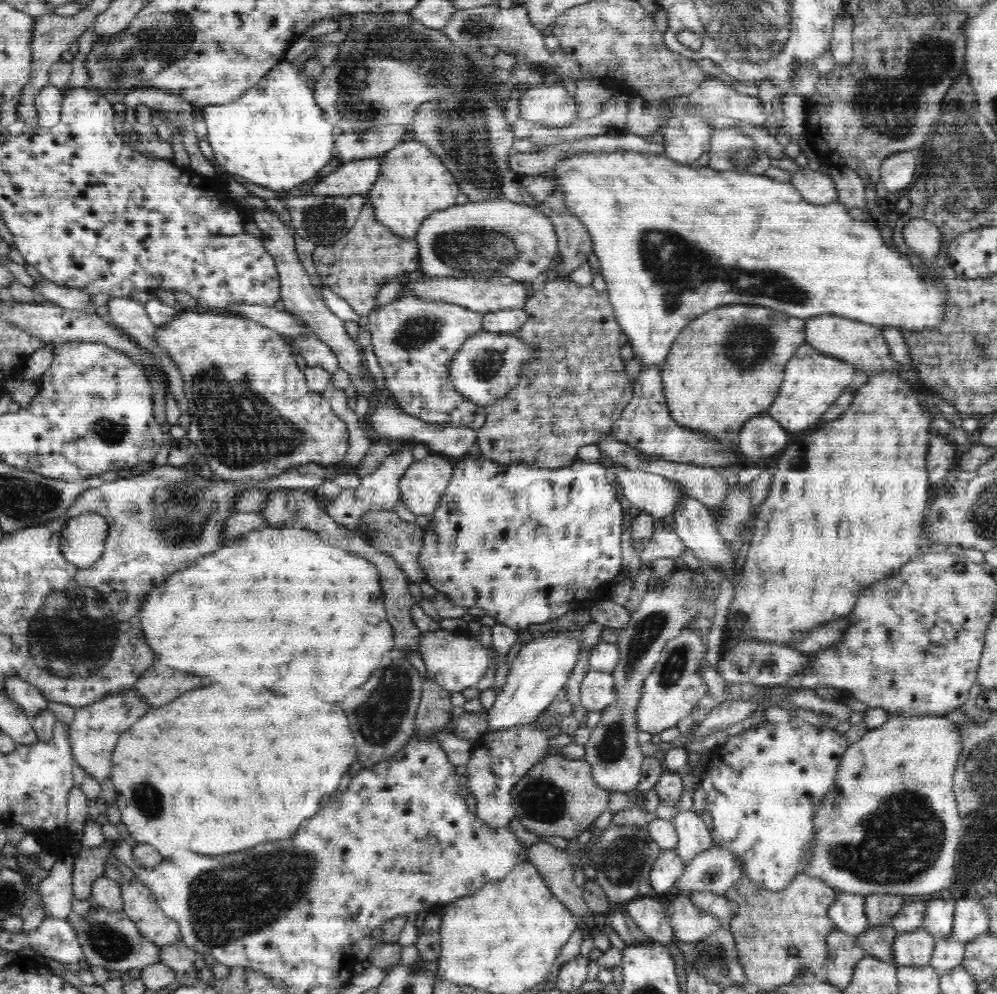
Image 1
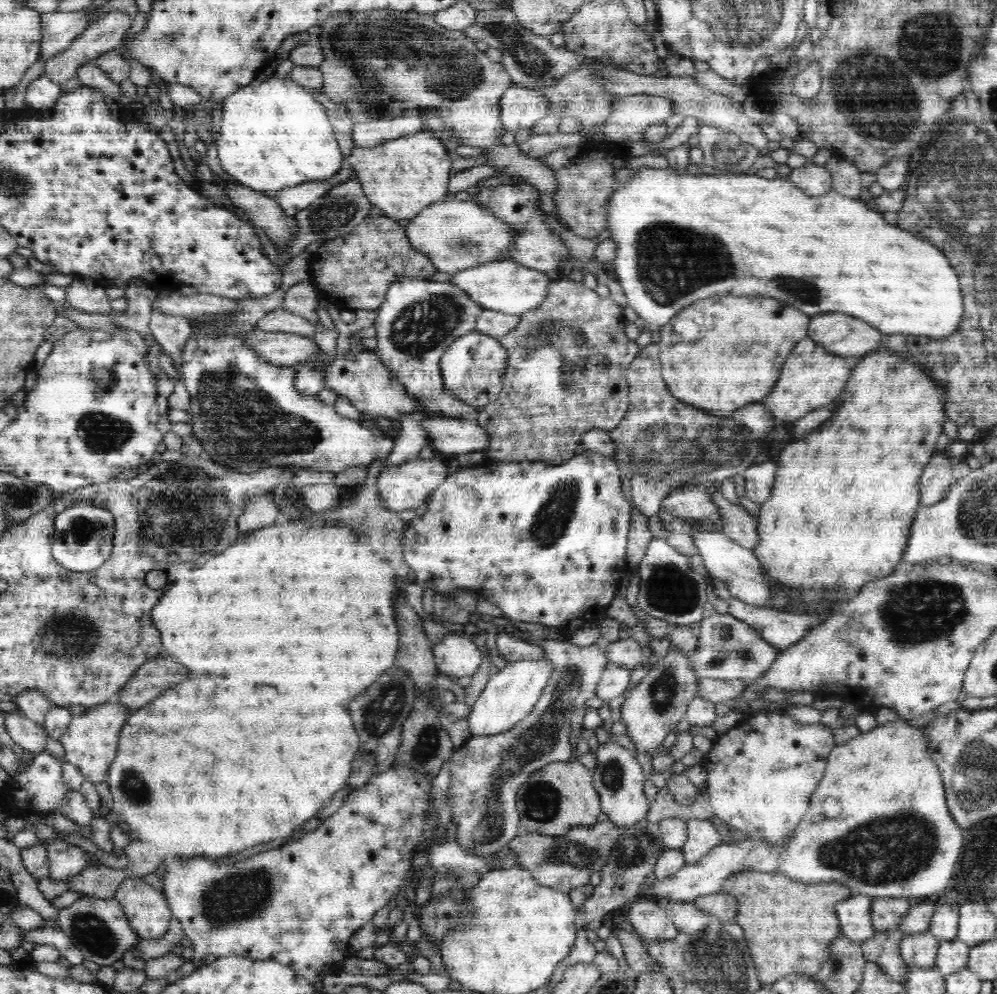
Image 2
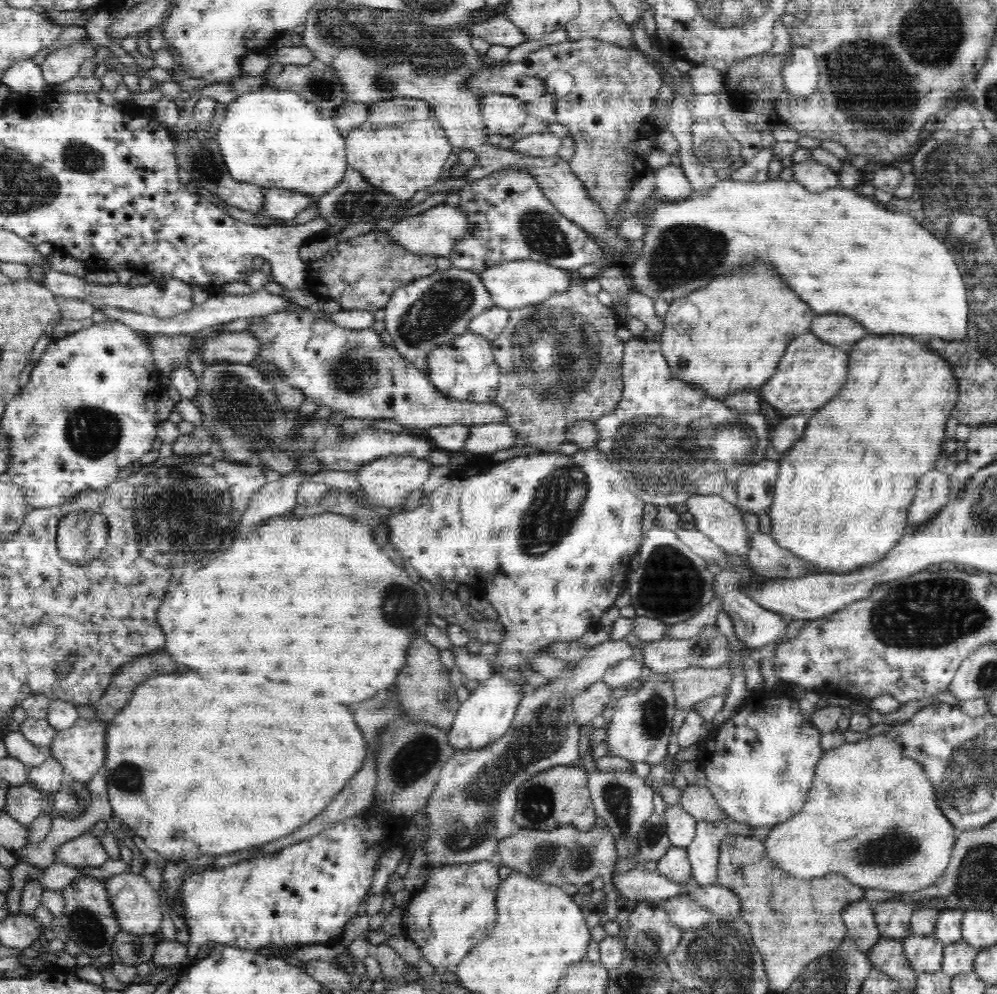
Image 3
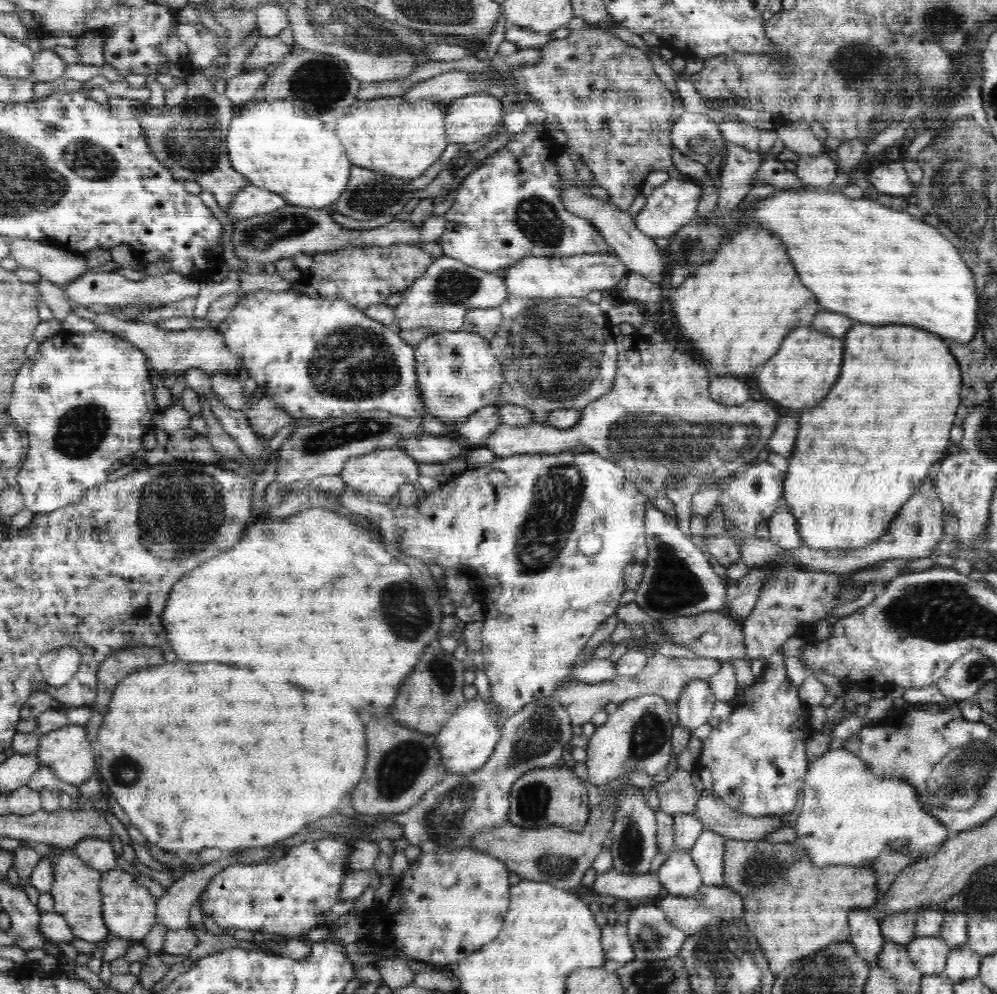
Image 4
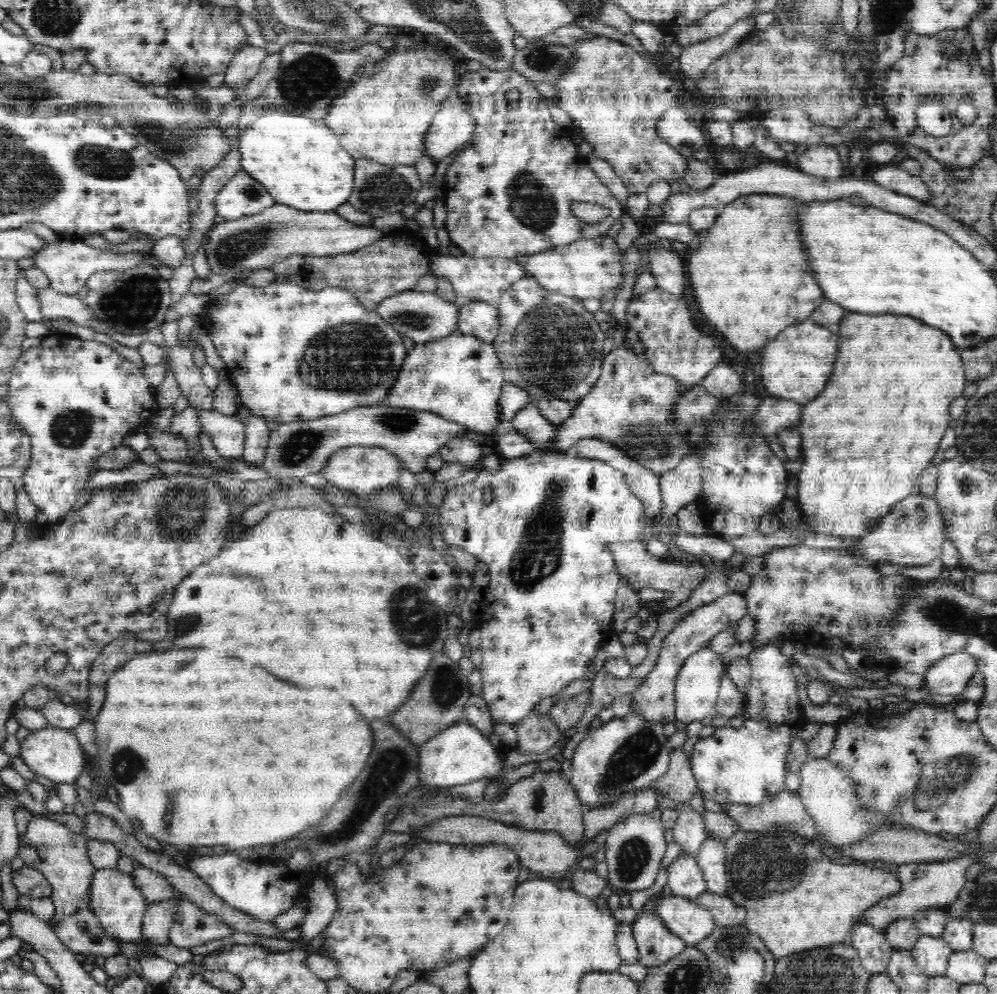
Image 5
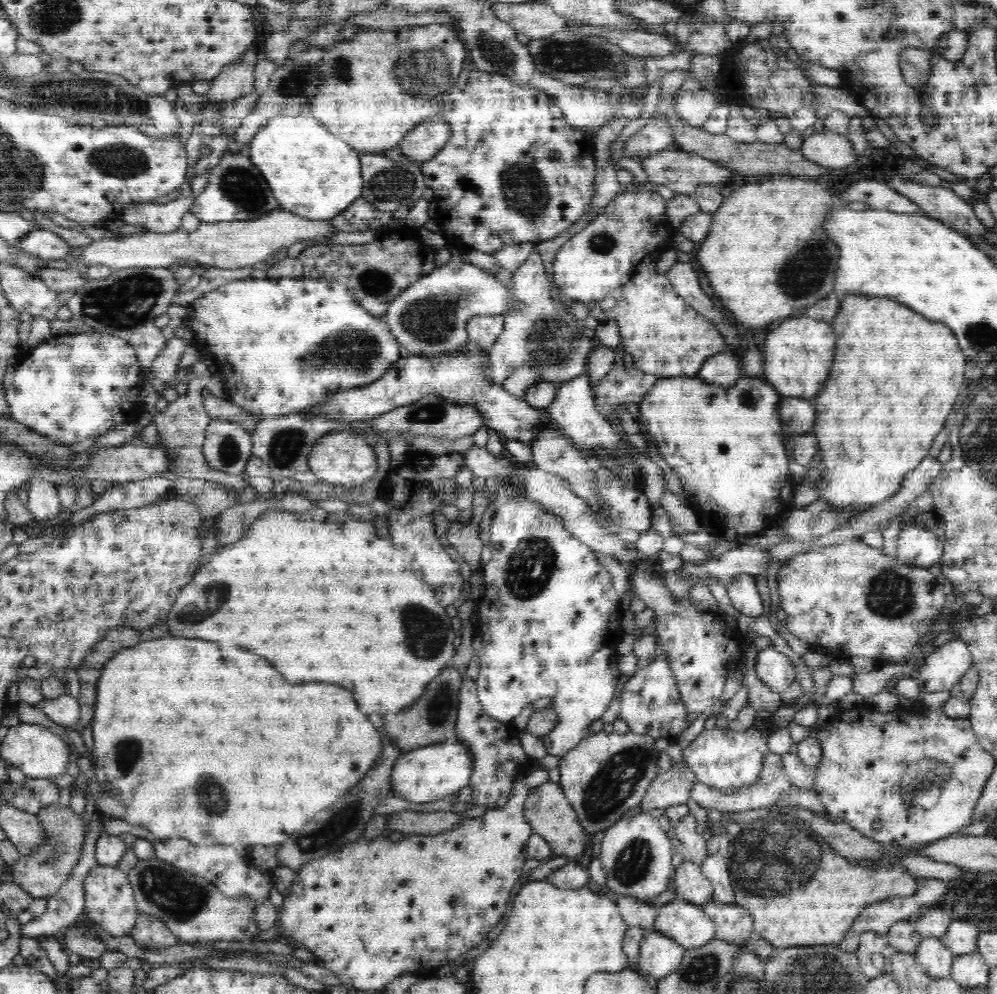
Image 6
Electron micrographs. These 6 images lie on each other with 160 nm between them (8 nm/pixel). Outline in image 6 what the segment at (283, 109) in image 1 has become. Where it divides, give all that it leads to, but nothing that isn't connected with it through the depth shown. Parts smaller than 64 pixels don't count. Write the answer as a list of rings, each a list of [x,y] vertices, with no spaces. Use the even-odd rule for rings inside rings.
[[[286,115],[270,119],[251,140],[247,154],[252,164],[266,179],[279,206],[300,217],[330,221],[362,194],[363,178],[359,160],[364,152],[348,148],[341,138],[332,134],[332,131],[326,130],[313,116],[306,118],[301,115]]]

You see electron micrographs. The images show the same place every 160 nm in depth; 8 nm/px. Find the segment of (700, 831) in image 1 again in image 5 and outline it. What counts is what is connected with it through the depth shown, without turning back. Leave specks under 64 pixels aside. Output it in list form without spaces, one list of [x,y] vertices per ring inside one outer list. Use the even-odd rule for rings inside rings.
[[[708,837],[694,855],[706,881],[708,892],[727,894],[727,870],[725,842],[720,838]]]

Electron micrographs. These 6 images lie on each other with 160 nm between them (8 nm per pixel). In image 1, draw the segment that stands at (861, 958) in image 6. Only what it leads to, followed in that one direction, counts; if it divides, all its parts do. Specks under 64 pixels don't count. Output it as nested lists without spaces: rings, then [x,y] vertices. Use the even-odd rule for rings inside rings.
[[[839,891],[836,900],[828,907],[827,915],[837,930],[854,938],[870,928],[865,915],[865,896]]]

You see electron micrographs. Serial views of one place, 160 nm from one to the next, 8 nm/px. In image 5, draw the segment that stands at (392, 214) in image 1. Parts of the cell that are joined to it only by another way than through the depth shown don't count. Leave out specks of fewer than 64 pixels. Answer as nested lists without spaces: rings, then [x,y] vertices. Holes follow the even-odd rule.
[[[423,37],[420,44],[414,48],[393,48],[388,50],[386,60],[376,60],[364,64],[360,71],[352,78],[352,84],[346,92],[332,100],[331,108],[324,119],[326,126],[338,135],[340,144],[348,154],[355,159],[367,158],[386,166],[412,166],[424,156],[424,138],[432,120],[437,116],[440,105],[450,96],[458,82],[459,74],[456,72],[458,57],[450,56],[440,46],[438,40],[432,37]]]

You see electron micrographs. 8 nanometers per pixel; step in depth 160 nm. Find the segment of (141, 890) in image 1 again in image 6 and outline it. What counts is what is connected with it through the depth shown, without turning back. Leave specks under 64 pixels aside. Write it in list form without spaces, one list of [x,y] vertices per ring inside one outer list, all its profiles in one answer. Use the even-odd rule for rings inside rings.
[[[97,865],[84,878],[85,910],[90,919],[109,934],[122,937],[130,935],[139,915],[133,888],[127,874],[117,866]]]

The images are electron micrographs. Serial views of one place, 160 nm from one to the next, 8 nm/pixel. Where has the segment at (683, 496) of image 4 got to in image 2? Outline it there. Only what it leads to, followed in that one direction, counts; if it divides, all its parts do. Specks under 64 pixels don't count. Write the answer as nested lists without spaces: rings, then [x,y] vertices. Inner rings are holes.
[[[650,343],[639,349],[636,358],[630,362],[626,374],[629,386],[629,405],[624,418],[618,426],[609,431],[612,441],[616,443],[615,462],[621,474],[630,480],[634,506],[646,517],[658,515],[664,498],[668,494],[686,488],[686,486],[702,486],[705,489],[712,485],[720,488],[725,479],[742,474],[754,464],[754,459],[760,455],[759,441],[743,425],[737,423],[732,416],[722,418],[707,414],[685,402],[680,402],[668,390],[661,375],[660,347]],[[428,417],[420,418],[419,423],[431,440],[430,447],[439,457],[483,452],[488,448],[488,433],[477,421]]]

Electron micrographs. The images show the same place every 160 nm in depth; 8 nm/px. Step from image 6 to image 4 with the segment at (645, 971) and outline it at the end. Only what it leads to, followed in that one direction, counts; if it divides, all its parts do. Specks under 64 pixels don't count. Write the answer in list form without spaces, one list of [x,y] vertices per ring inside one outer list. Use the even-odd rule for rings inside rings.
[[[658,903],[632,910],[627,919],[627,934],[637,960],[663,960],[676,957],[688,936],[672,925]]]

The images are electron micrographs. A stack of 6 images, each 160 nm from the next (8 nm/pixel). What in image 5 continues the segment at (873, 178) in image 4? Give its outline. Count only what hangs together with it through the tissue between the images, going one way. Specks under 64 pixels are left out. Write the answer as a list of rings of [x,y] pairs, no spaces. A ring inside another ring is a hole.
[[[882,166],[872,174],[872,180],[888,190],[919,201],[931,197],[930,189],[924,181],[919,176],[912,176],[900,166]]]

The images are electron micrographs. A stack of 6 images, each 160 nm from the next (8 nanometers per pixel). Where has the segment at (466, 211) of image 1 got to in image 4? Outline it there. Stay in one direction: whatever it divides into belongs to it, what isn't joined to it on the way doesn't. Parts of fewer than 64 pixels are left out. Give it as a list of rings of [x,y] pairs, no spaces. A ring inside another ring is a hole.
[[[288,205],[286,208],[268,212],[268,214],[260,214],[258,216],[250,217],[247,219],[240,219],[234,222],[232,244],[234,246],[236,255],[244,260],[247,264],[256,267],[257,264],[263,265],[282,260],[282,258],[294,258],[299,254],[324,254],[324,252],[334,252],[334,250],[344,250],[347,246],[390,246],[392,244],[412,244],[419,246],[421,244],[430,244],[430,242],[440,241],[443,233],[445,232],[446,219],[444,216],[430,215],[430,217],[422,224],[422,226],[414,225],[410,220],[392,221],[386,226],[380,228],[372,228],[370,230],[348,230],[342,228],[332,217],[328,211],[322,209],[313,209],[305,206]]]

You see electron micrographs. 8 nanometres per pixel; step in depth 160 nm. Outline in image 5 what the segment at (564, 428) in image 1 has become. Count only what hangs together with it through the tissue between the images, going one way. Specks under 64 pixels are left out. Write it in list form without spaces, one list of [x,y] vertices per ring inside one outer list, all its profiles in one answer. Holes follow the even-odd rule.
[[[529,275],[520,278],[508,290],[504,290],[504,294],[495,305],[499,312],[501,327],[500,333],[491,343],[494,344],[497,357],[500,359],[505,382],[525,390],[532,401],[547,396],[560,398],[572,404],[580,403],[598,382],[605,359],[602,357],[602,352],[604,352],[604,340],[607,336],[594,319],[594,313],[588,311],[580,299],[552,293]]]

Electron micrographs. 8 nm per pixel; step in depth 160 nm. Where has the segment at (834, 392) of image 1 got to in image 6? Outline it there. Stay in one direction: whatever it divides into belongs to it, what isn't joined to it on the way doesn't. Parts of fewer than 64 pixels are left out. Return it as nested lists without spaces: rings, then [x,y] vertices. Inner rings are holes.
[[[790,318],[782,322],[764,344],[764,378],[782,397],[810,400],[816,396],[832,370],[836,336],[830,324],[812,318]]]

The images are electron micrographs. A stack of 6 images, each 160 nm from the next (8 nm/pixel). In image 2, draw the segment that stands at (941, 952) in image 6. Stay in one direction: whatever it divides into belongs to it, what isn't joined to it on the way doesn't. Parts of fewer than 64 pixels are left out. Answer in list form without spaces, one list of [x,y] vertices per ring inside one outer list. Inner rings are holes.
[[[929,930],[919,934],[904,935],[900,944],[900,955],[905,964],[911,967],[935,967],[941,941]]]

